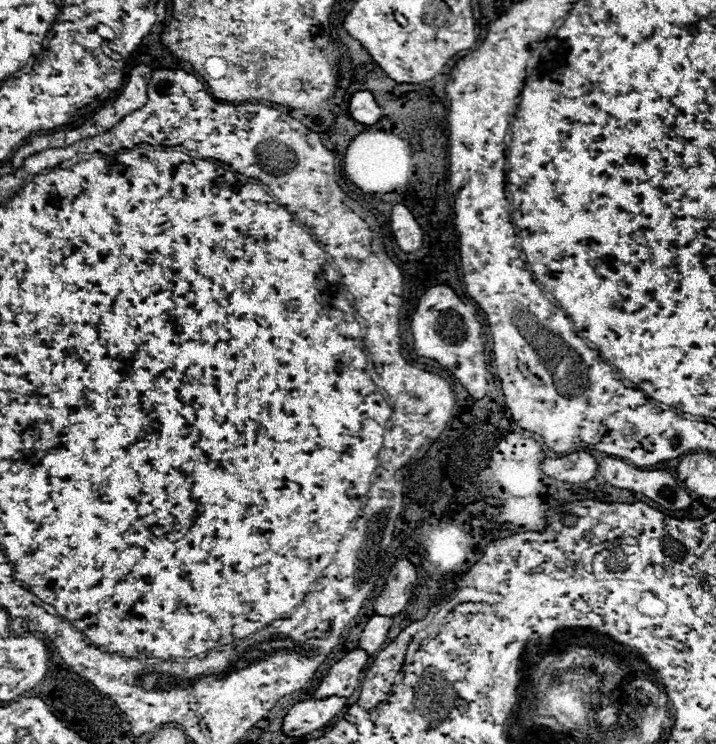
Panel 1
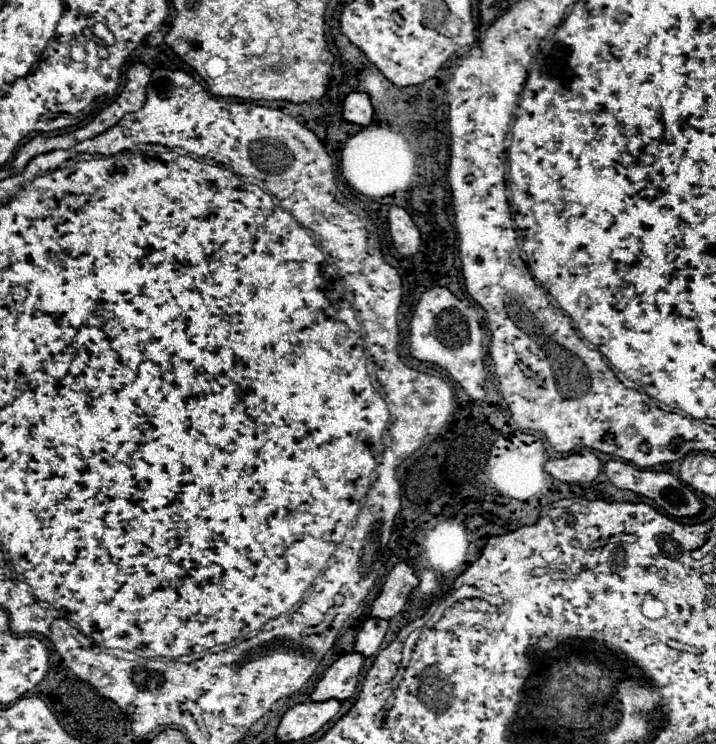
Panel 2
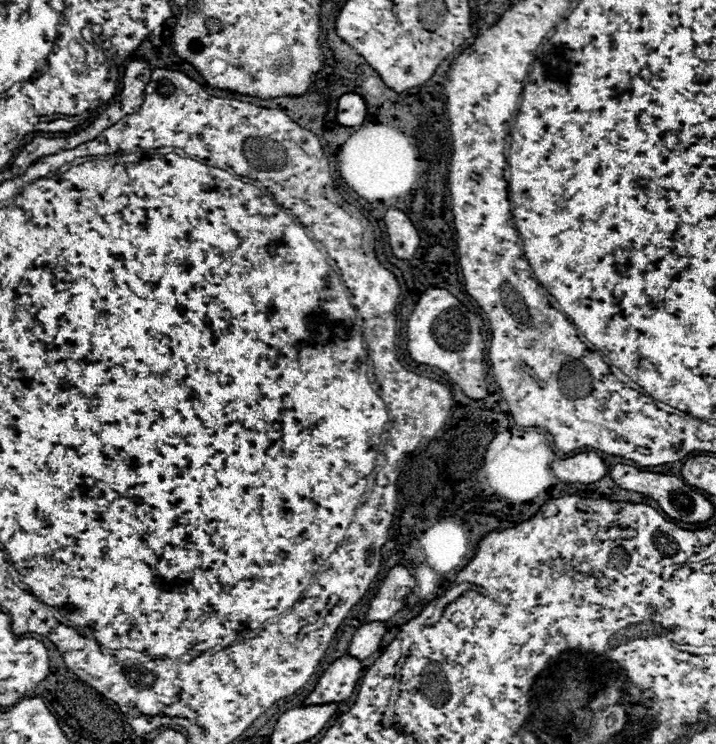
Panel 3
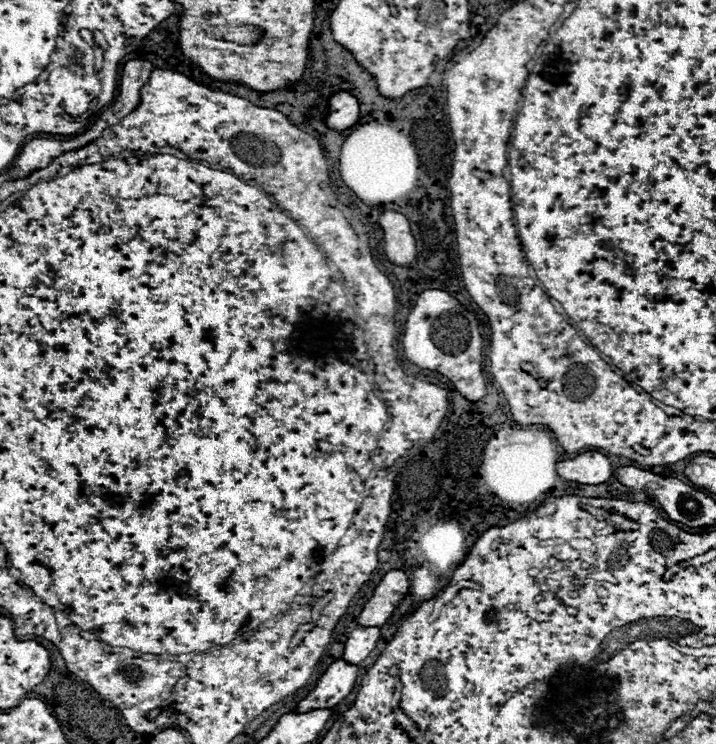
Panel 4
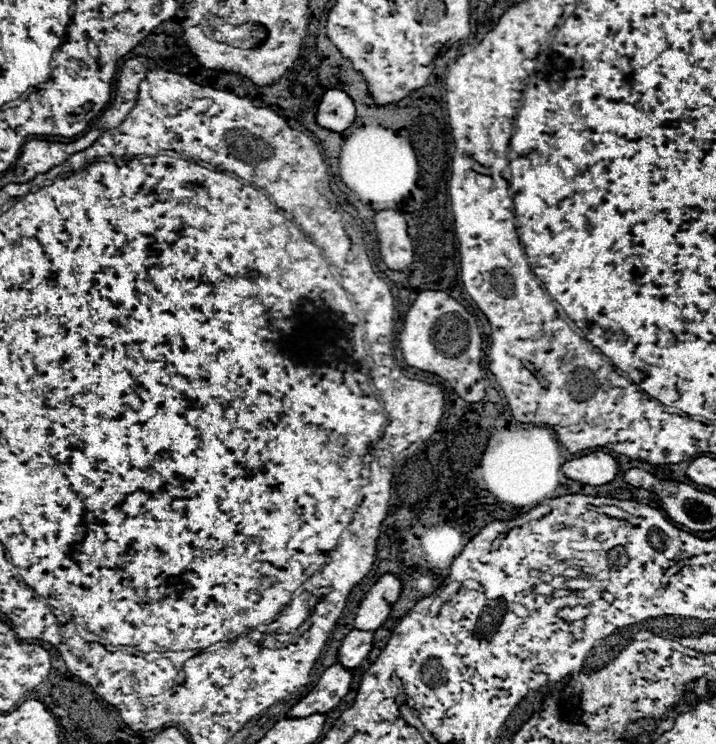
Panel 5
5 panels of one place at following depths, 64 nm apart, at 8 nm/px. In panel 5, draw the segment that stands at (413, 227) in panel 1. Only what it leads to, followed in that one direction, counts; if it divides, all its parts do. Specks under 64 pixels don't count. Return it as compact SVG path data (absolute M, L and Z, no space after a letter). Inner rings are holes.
M382 210L374 220L380 238L382 260L390 270L404 270L414 258L414 248L404 216L394 210Z

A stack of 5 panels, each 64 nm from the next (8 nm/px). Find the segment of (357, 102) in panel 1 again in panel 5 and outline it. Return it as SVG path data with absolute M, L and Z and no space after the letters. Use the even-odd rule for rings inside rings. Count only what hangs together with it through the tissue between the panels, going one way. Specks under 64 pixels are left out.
M328 90L318 106L316 122L332 132L346 130L356 120L354 100L342 90Z

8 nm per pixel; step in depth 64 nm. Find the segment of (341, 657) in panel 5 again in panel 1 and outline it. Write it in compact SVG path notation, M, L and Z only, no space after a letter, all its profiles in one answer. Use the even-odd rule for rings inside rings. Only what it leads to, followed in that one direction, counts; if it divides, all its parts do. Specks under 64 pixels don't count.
M374 614L368 624L364 626L364 632L360 636L360 642L358 642L358 648L366 650L370 656L372 654L378 654L388 638L388 630L392 628L394 620L390 616L378 616Z

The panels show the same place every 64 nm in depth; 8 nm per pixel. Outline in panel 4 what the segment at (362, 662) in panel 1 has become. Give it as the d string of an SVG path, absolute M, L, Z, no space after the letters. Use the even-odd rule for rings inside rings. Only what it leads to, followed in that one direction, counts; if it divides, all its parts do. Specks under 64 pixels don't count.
M342 658L336 660L322 674L316 688L304 700L298 702L298 712L336 706L340 700L344 700L352 692L356 676L358 676L358 666L346 664L346 660Z

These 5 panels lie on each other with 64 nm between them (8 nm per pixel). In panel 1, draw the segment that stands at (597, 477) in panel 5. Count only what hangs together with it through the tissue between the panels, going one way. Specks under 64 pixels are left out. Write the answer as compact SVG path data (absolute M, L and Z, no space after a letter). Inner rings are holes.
M581 449L564 458L544 458L540 462L540 468L550 478L576 484L576 482L592 480L598 470L598 462L587 451Z

